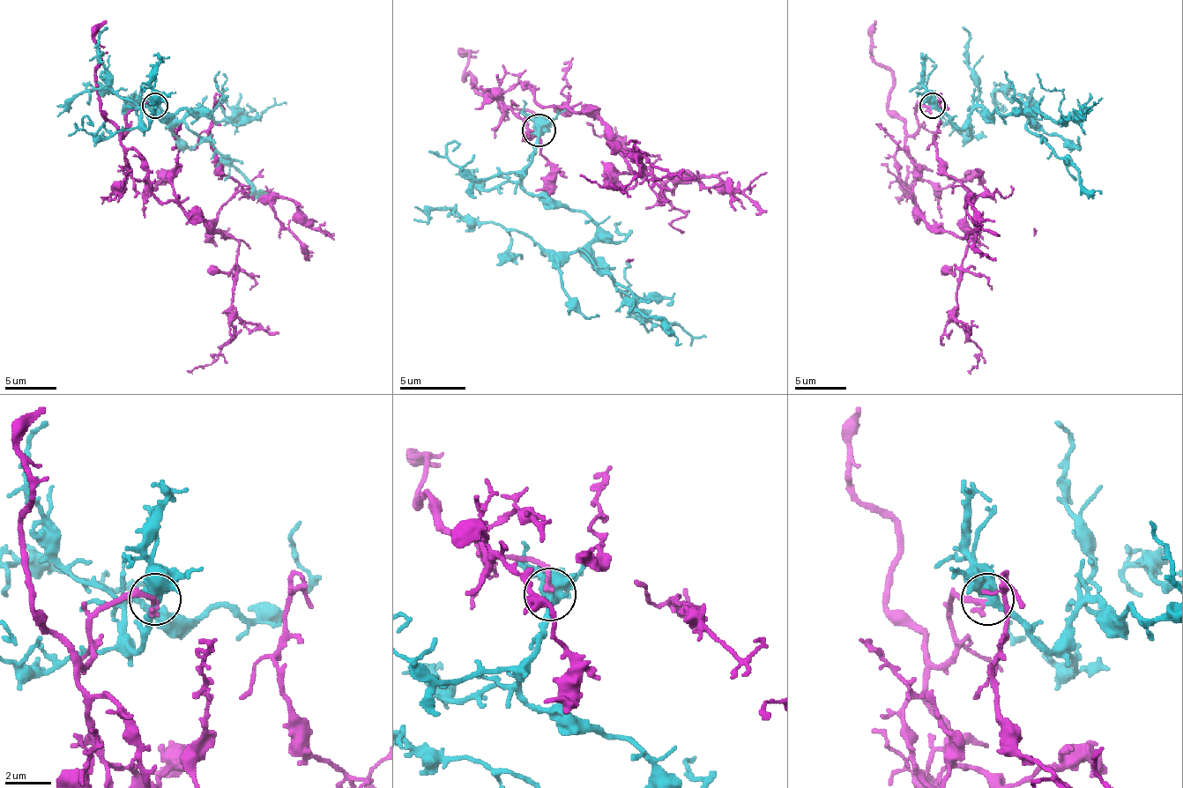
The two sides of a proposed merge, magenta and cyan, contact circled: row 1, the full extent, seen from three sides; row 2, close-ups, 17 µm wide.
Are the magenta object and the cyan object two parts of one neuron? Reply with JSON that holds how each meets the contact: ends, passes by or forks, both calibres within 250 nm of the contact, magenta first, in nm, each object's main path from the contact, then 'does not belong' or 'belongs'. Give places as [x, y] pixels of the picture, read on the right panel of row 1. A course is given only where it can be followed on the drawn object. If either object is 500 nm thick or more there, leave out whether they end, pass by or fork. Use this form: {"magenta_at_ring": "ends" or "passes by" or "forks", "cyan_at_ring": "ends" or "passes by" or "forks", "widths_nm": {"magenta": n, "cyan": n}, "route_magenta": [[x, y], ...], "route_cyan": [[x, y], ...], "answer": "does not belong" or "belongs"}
{"widths_nm": {"magenta": 280, "cyan": 500}, "route_magenta": [[933, 107], [918, 104], [895, 155], [899, 181], [930, 225], [969, 237], [966, 189], [935, 144], [948, 109]], "route_cyan": [[933, 107], [959, 127], [982, 107], [990, 114], [1021, 111], [1028, 119], [1028, 109], [994, 91], [993, 116]], "answer": "belongs"}

